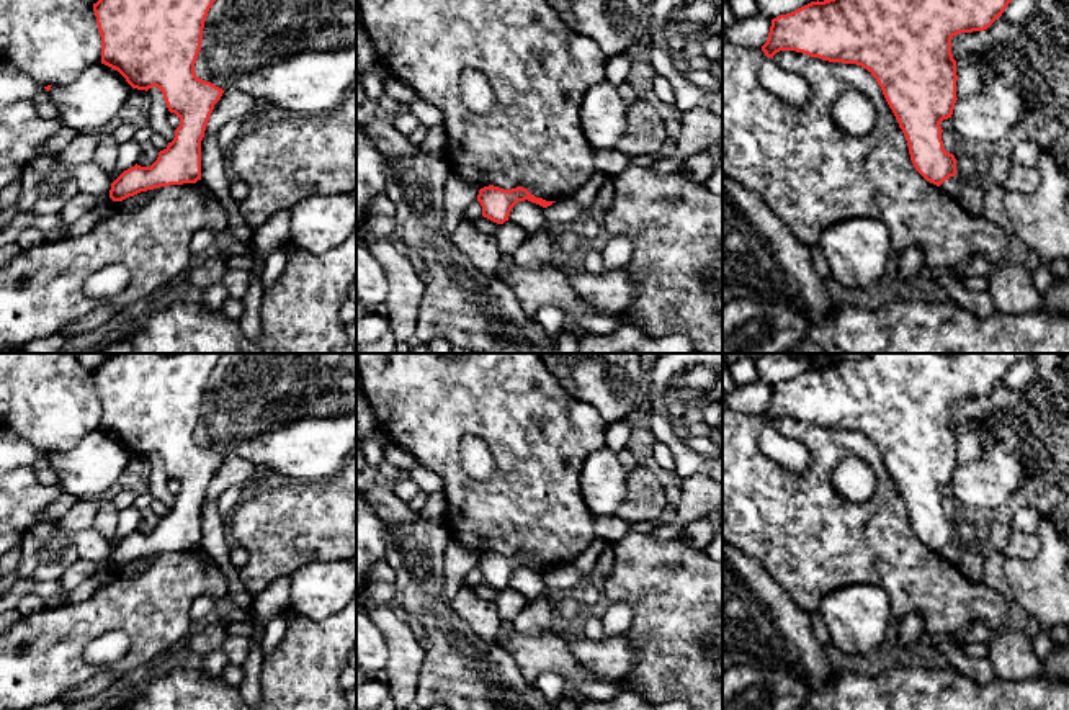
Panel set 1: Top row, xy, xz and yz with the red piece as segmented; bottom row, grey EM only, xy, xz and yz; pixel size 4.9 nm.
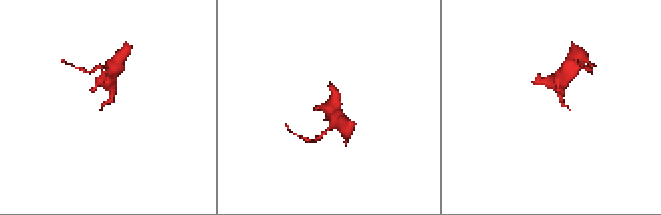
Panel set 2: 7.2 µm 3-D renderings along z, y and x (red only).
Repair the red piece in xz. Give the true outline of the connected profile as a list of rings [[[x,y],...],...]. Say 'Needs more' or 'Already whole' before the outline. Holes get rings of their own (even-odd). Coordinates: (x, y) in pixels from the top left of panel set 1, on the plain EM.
Already whole. [[[489,551],[481,555],[477,561],[477,568],[482,573],[482,582],[497,591],[503,591],[505,587],[508,587],[512,574],[518,568],[525,568],[525,566],[536,569],[543,574],[548,574],[552,569],[556,569],[556,568],[546,568],[543,564],[536,564],[523,553],[503,556],[503,555]]]

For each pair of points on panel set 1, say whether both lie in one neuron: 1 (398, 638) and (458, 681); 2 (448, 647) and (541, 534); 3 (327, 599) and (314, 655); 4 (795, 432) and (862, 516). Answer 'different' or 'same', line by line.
1: different
2: different
3: different
4: same

